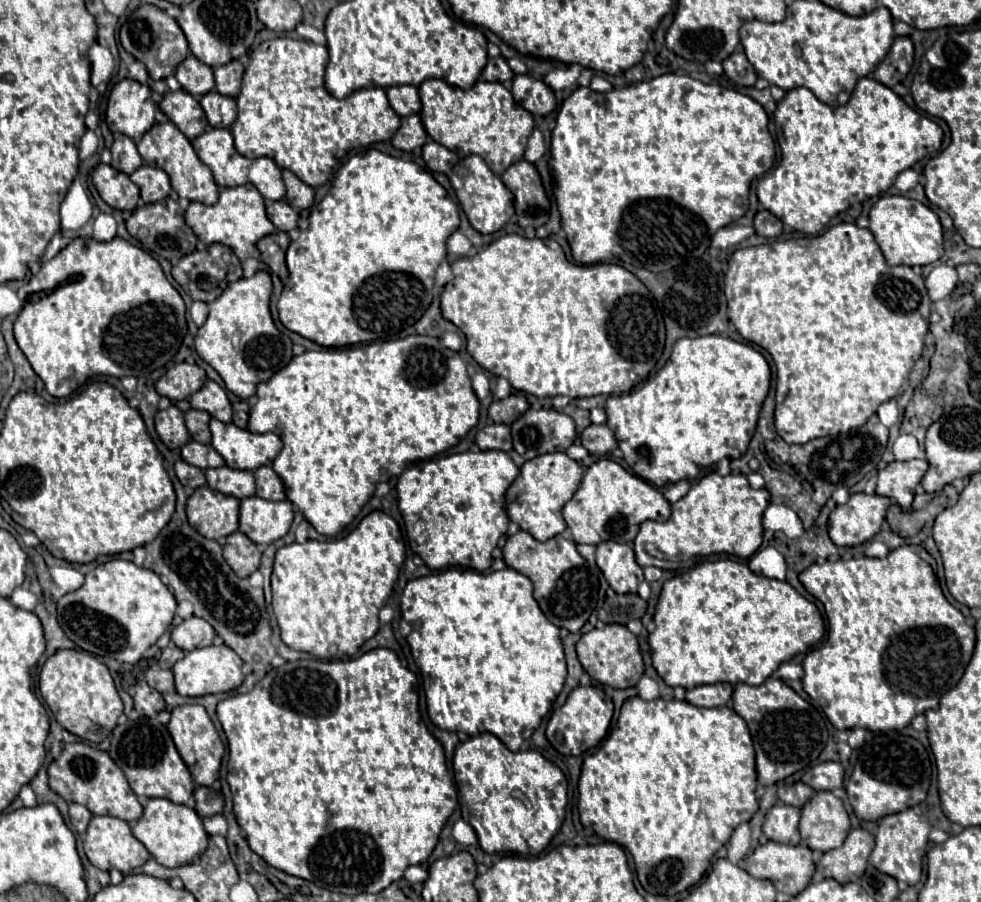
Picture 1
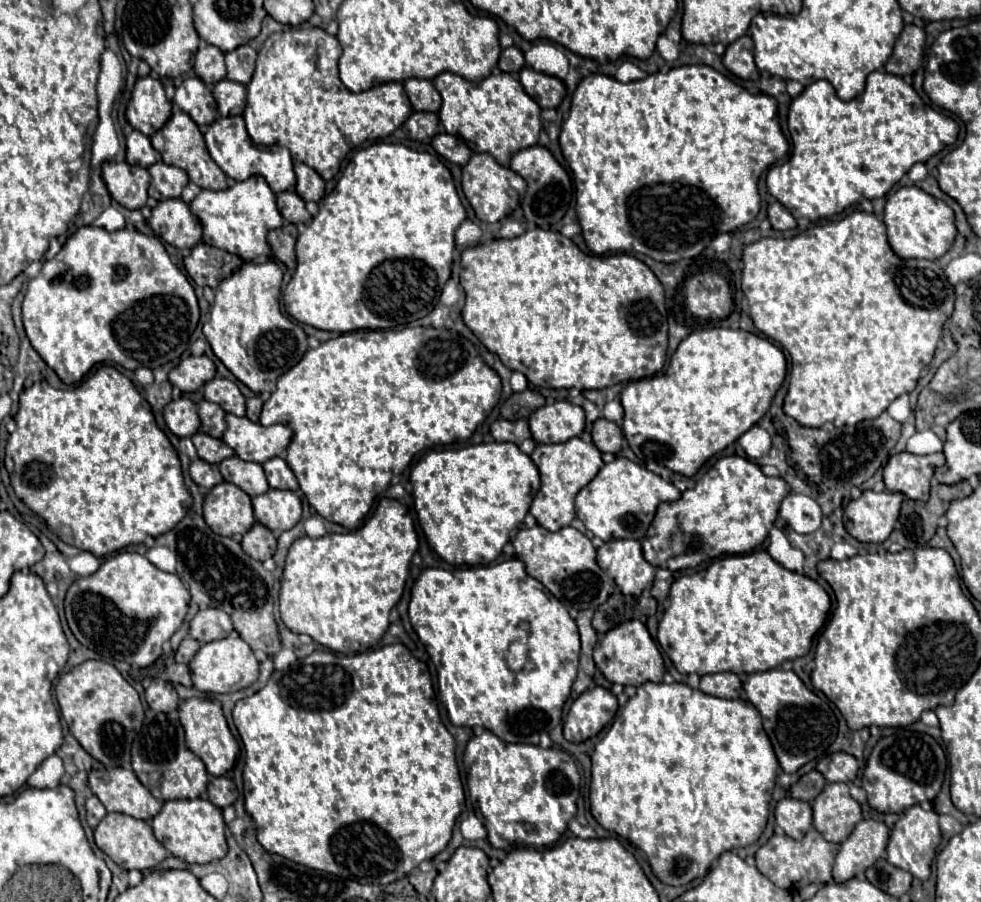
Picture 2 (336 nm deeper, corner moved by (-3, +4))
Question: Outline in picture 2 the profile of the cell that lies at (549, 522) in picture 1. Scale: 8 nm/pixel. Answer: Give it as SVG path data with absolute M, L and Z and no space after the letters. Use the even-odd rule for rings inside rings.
M580 437L568 439L564 443L552 443L552 445L538 445L534 449L534 453L530 455L530 459L534 461L534 465L540 471L540 489L530 505L530 513L534 515L534 519L538 521L538 525L542 525L548 531L558 531L566 525L572 523L574 519L574 497L576 493L586 487L596 473L600 471L602 457L600 451L596 449L594 443L584 443Z

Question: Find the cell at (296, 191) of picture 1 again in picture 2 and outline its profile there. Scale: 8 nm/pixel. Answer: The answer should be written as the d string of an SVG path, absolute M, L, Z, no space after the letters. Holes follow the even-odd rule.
M294 163L294 173L296 173L296 193L304 201L320 201L324 195L324 179L304 163Z

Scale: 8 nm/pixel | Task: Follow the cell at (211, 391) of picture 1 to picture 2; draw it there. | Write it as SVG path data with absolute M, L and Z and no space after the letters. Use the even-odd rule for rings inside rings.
M214 377L212 381L208 381L204 385L204 399L220 405L226 413L244 417L244 411L246 411L244 395L232 381L228 381L224 377Z

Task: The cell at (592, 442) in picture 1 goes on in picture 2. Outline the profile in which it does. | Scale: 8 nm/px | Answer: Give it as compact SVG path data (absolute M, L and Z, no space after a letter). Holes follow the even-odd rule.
M598 419L592 427L592 441L602 453L618 453L622 447L622 429L608 419Z

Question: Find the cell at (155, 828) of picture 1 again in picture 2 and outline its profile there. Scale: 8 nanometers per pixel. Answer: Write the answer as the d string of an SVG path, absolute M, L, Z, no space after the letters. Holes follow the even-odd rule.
M176 799L164 801L162 811L152 819L154 837L178 859L186 863L210 863L226 855L222 809L212 805L208 799Z

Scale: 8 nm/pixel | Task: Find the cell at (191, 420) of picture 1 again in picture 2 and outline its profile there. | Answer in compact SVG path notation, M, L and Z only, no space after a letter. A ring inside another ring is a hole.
M200 401L198 403L198 415L202 421L200 431L210 435L210 437L222 437L224 429L226 429L226 421L224 421L224 409L216 403L210 401Z

